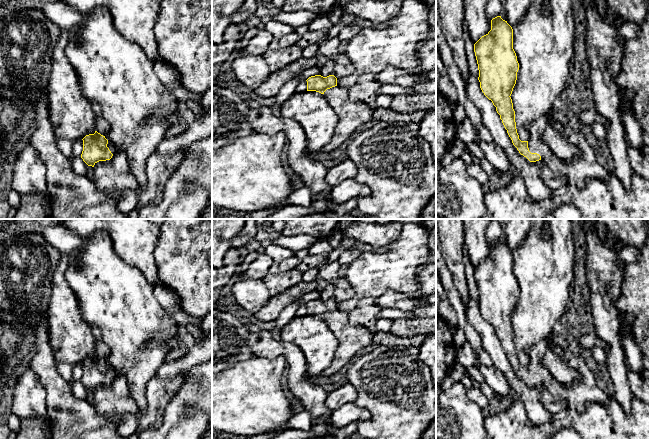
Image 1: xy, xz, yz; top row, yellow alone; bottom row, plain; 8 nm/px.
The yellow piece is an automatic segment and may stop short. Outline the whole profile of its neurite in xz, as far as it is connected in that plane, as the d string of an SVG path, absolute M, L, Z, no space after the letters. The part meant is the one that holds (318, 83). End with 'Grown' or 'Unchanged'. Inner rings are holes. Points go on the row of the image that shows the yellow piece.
M315 75L307 80L307 91L316 91L324 95L335 110L338 122L331 141L322 148L329 153L338 149L352 135L363 129L365 123L373 119L374 110L362 101L349 98L348 89L337 85L334 75L323 77Z. Grown

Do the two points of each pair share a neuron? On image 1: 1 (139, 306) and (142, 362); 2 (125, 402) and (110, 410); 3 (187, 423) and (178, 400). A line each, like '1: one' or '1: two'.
1: two
2: one
3: two

